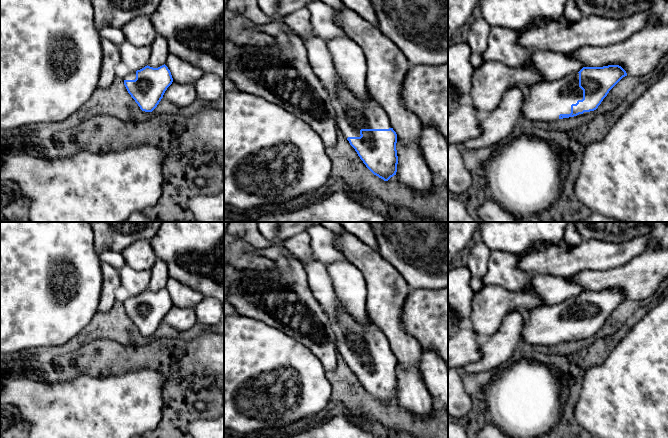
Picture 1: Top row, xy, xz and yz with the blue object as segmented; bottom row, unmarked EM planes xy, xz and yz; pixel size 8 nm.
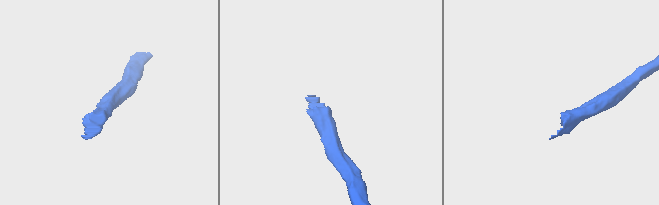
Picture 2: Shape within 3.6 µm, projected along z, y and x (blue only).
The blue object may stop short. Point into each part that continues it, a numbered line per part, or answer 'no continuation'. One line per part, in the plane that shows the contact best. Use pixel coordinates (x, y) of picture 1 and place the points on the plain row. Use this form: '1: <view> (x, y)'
1: yz (545, 325)

